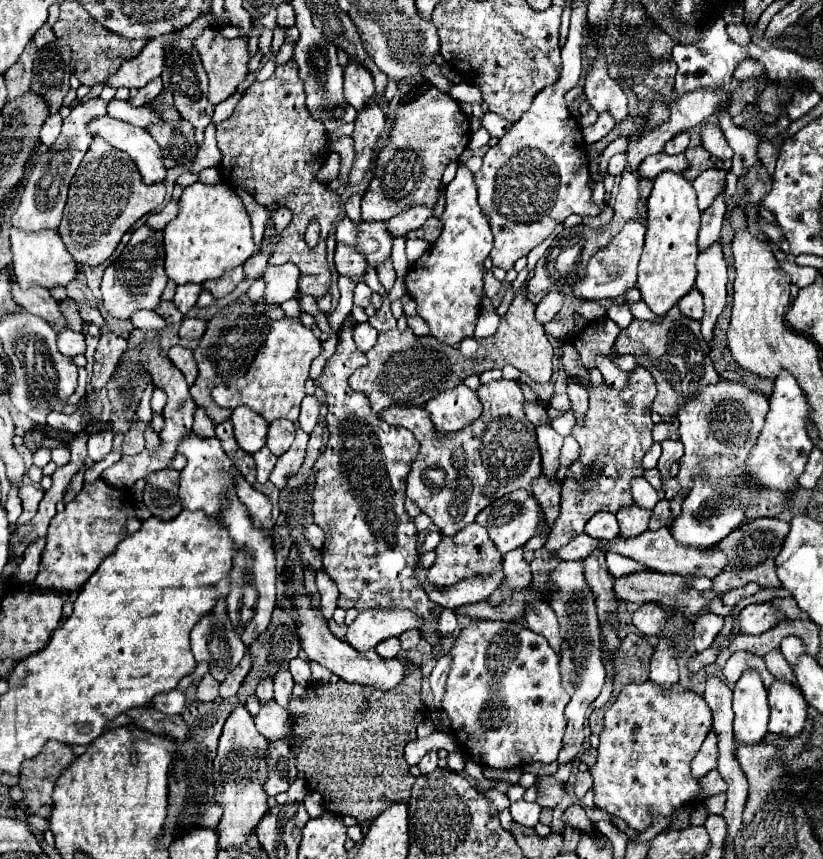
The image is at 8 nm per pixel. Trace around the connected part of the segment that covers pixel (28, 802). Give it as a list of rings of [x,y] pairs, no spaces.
[[[46,742],[38,756],[26,760],[20,770],[20,790],[24,798],[18,803],[26,816],[52,816],[52,790],[60,776],[60,770],[68,766],[70,758],[76,758],[70,748],[60,742]]]

